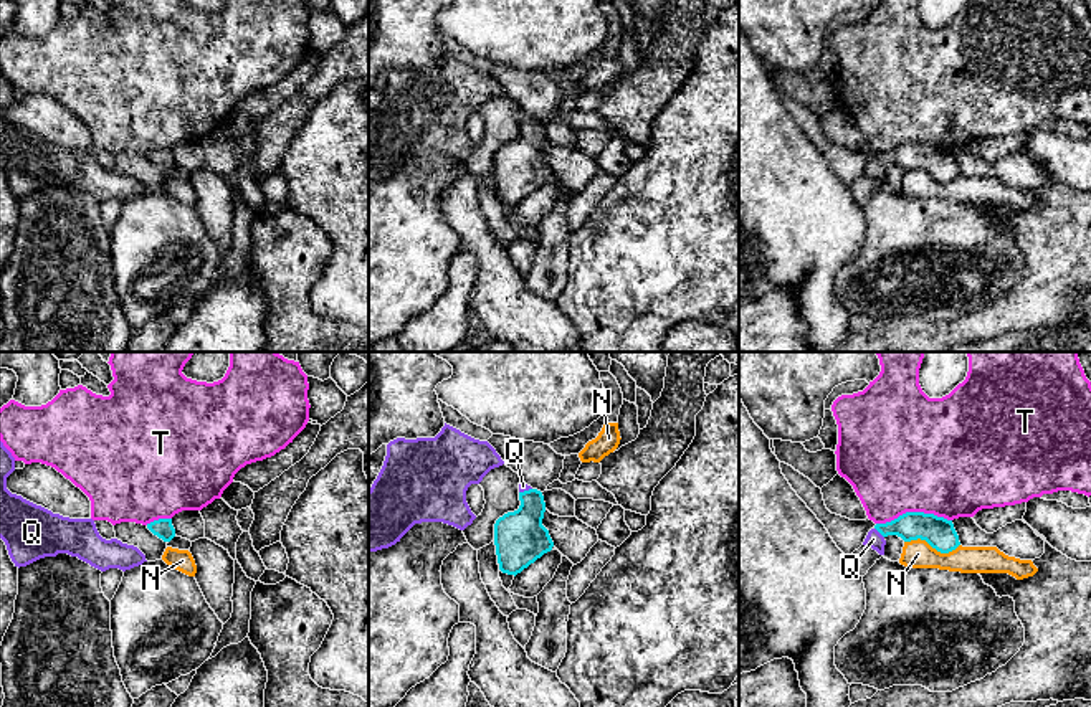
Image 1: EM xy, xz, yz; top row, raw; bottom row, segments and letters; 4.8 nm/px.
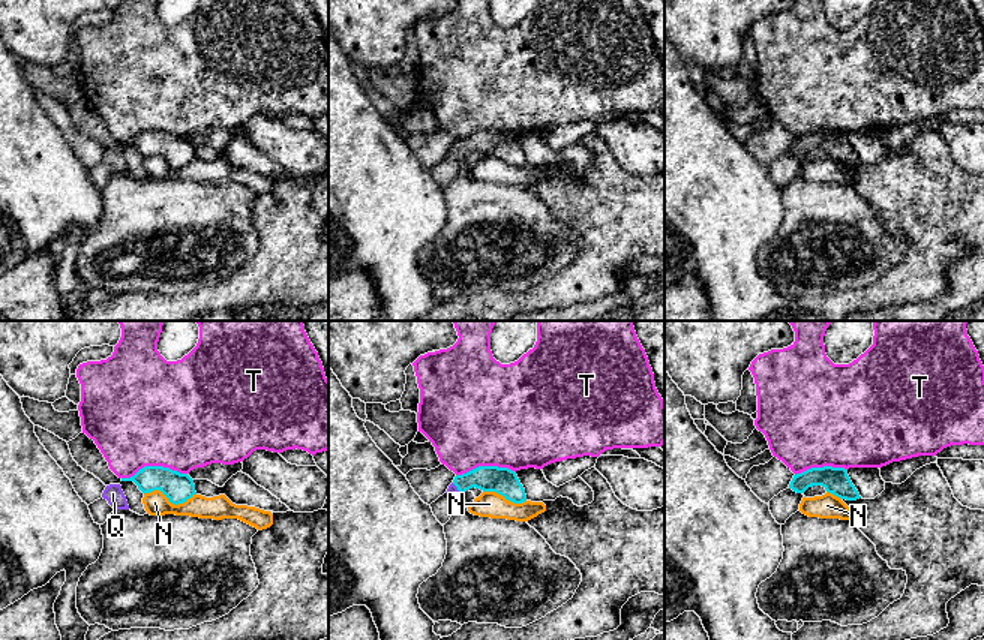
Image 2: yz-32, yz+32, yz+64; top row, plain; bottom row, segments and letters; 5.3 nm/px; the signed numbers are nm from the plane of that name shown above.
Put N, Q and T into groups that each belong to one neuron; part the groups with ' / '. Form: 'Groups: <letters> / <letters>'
Groups: N / Q / T

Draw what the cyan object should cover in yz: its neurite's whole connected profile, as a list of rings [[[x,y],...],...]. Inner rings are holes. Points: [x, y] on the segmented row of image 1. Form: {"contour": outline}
{"contour": [[[906,512],[891,522],[876,524],[868,532],[863,545],[871,547],[879,555],[884,555],[884,539],[888,535],[898,535],[904,542],[917,539],[926,540],[941,553],[949,553],[960,545],[952,520],[924,512]]]}

